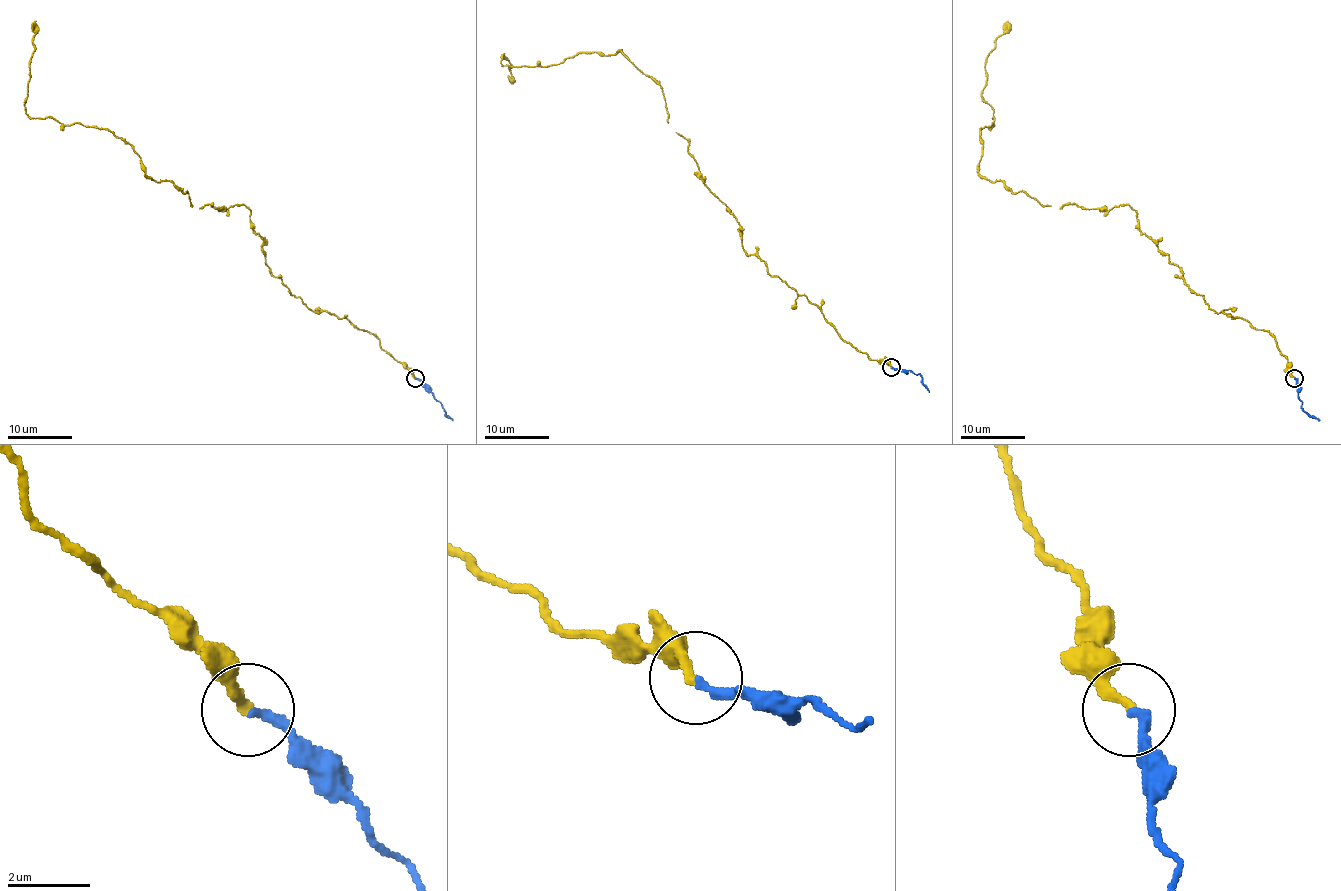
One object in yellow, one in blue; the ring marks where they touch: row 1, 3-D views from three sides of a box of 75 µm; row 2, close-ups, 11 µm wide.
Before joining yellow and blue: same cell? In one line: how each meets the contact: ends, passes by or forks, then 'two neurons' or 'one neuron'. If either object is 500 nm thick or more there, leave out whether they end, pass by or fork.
yellow ends; blue ends; one neuron

